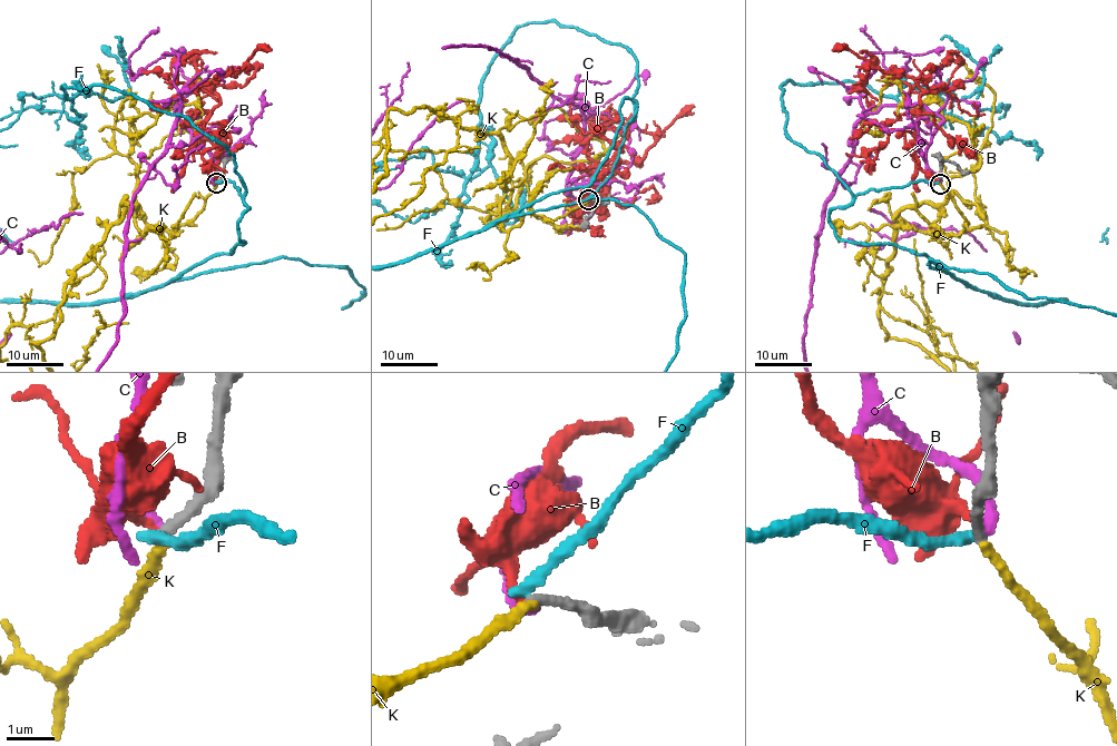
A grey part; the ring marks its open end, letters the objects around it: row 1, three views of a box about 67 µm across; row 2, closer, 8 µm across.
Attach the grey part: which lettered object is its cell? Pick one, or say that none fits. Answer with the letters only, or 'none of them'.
K

